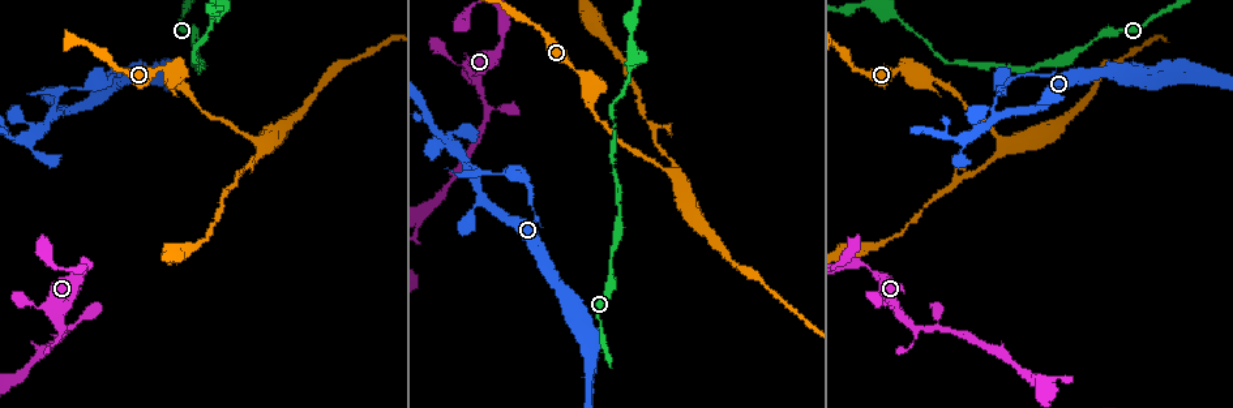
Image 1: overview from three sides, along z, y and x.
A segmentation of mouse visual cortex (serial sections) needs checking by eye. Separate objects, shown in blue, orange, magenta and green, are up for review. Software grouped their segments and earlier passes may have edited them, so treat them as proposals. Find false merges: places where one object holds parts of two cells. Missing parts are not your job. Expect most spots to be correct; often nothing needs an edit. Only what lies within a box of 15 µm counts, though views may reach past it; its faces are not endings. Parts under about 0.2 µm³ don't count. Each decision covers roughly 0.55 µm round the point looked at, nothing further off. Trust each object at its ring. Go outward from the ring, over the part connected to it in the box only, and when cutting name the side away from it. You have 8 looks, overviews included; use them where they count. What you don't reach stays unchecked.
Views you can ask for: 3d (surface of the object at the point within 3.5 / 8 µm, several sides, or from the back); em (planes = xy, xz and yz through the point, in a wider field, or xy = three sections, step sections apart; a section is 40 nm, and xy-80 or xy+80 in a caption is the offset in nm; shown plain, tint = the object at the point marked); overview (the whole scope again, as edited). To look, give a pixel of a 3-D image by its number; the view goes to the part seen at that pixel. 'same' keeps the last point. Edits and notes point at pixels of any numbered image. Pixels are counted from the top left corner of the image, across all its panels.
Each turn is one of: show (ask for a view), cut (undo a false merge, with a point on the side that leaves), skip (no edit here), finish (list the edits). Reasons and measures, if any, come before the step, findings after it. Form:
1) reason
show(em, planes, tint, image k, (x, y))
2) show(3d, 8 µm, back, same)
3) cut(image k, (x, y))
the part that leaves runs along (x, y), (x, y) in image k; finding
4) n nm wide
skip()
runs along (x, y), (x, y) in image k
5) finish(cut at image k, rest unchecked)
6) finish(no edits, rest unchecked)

thin neck
show(3d, 3.5 µm, image 1, (1092, 39))

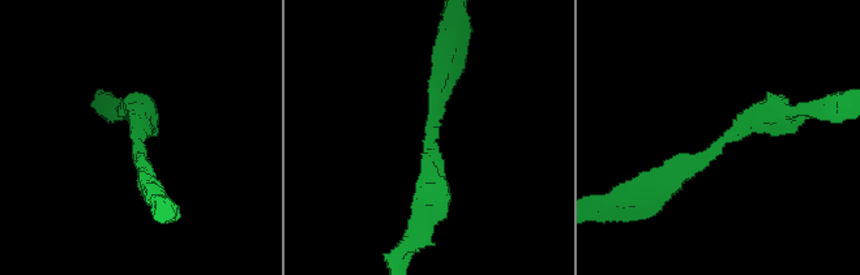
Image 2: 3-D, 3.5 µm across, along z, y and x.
now the EM
show(em, planes, tint, image 2, (431, 138))

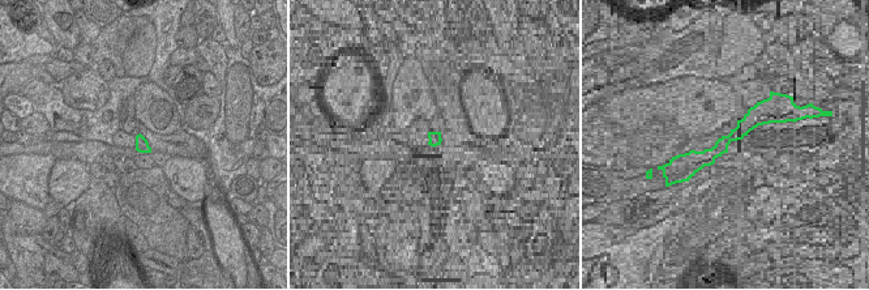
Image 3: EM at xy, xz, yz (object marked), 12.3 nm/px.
skip()
continuous, no second cell

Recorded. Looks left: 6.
narrows sharply
show(3d, 8 µm, image 1, (994, 97))

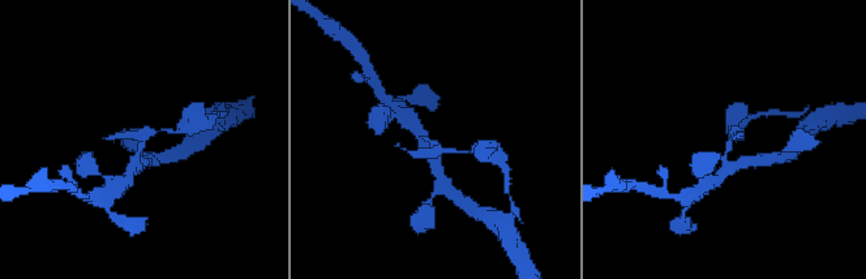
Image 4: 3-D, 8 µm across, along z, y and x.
zoom in
show(3d, 3.5 µm, image 4, (732, 135))

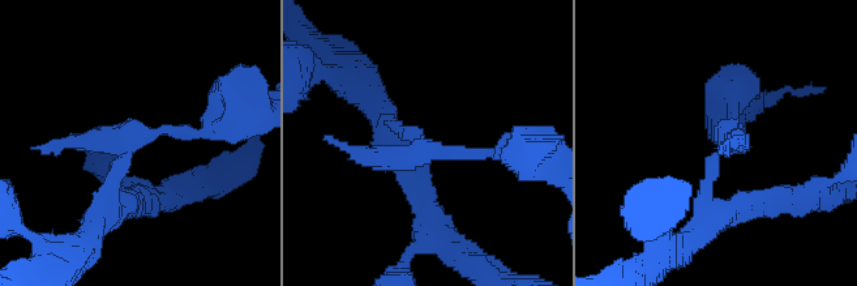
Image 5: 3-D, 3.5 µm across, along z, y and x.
shape alone is not enough
show(em, xy, step 1, tint, image 5, (420, 142))

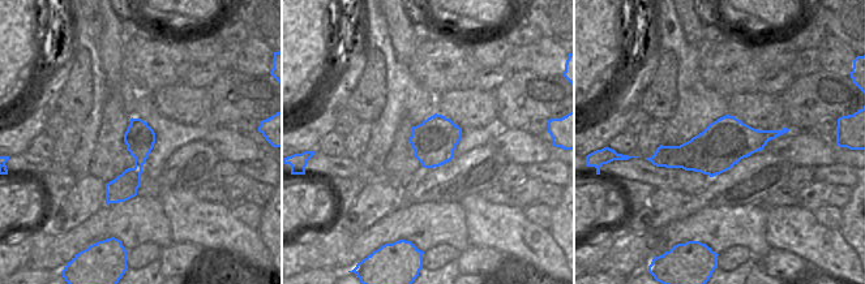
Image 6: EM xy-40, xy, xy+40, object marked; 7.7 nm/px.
cut(image 5, (384, 165))
the part that leaves runs along (423, 142), (467, 156), (535, 142) in image 5; two cells meet here

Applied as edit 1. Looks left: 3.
see it whole again
show(overview)

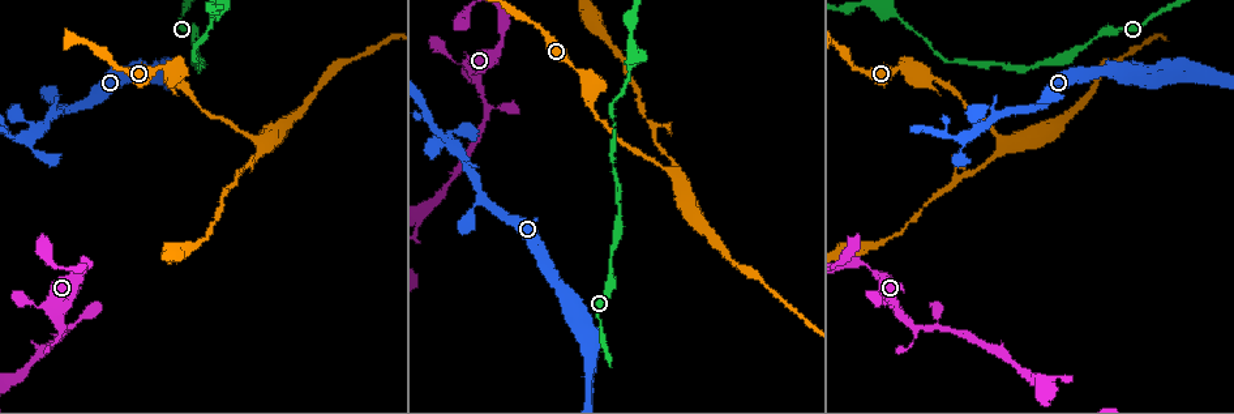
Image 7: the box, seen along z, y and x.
a narrow waist
show(3d, 3.5 µm, image 7, (865, 265))

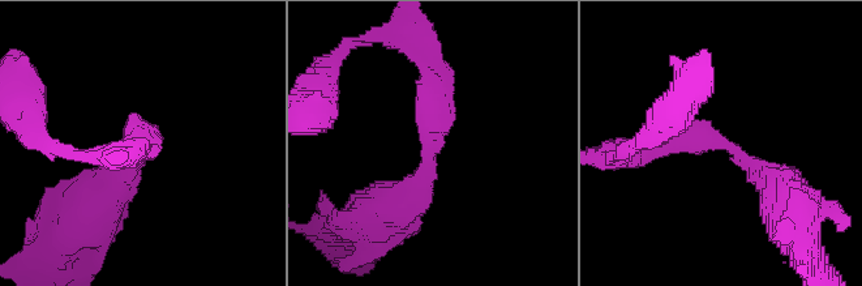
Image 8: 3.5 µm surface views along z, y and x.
arms of 400, 500 nm
show(em, xy, step 5, tint, image 8, (733, 147))

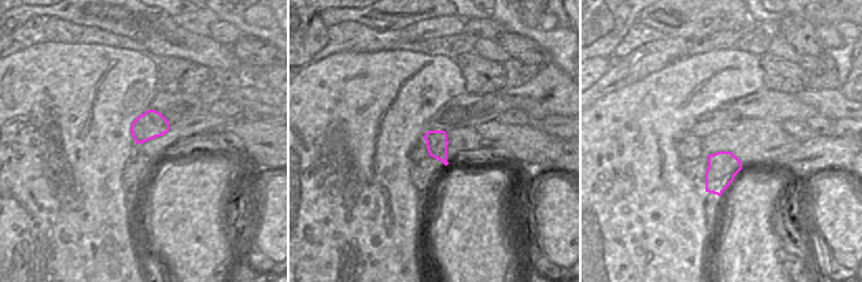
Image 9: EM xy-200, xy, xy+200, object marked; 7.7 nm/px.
skip()
runs along (788, 201), (730, 145), (653, 149) in image 8; continuous, no second cell

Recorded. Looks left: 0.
finish(cut at image 5, rest unchecked)

